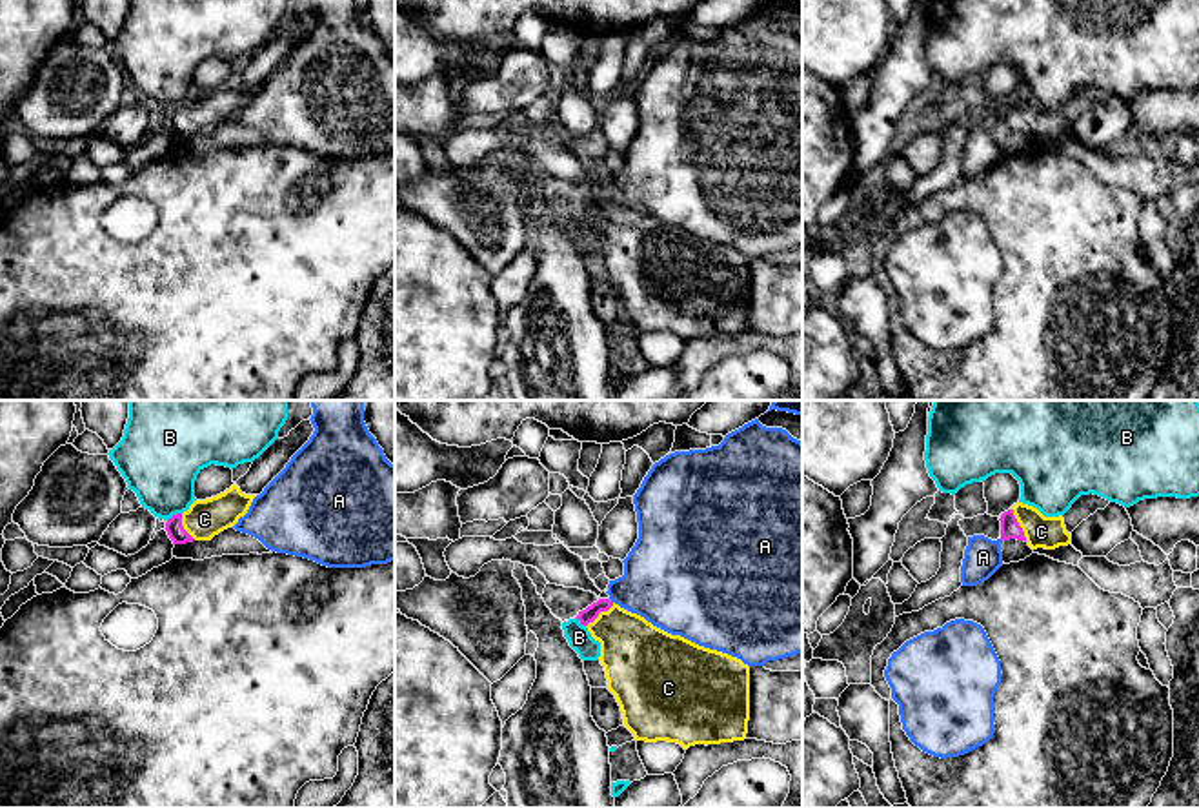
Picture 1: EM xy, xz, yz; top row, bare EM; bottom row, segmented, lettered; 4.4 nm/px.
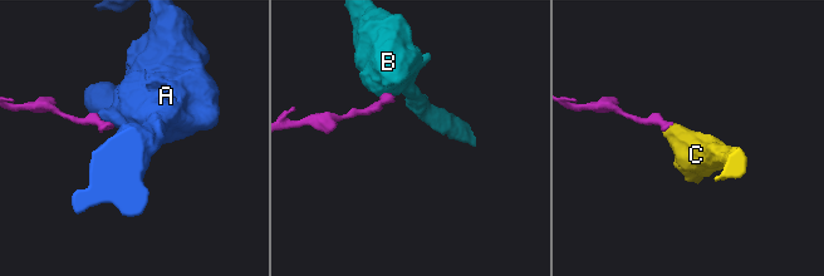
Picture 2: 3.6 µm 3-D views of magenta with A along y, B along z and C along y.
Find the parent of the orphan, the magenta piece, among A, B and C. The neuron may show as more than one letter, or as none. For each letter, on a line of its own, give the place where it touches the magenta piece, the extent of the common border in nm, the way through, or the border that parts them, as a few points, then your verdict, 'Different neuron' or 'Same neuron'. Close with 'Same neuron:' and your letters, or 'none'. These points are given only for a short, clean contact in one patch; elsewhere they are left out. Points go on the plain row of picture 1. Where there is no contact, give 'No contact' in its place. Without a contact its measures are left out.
A: Touches magenta at xz (610, 193). Shared border 30 nm. Different neuron
B: Touches magenta at xy (173, 108). Shared border 80 nm. Boundary: xy (181, 104), (166, 111). Different neuron
C: Touches magenta at yz (1019, 119). Shared border 160 nm. Path across: yz (1010, 121), (1019, 119), (1032, 119), (1041, 124). Same neuron
Same neuron: C

